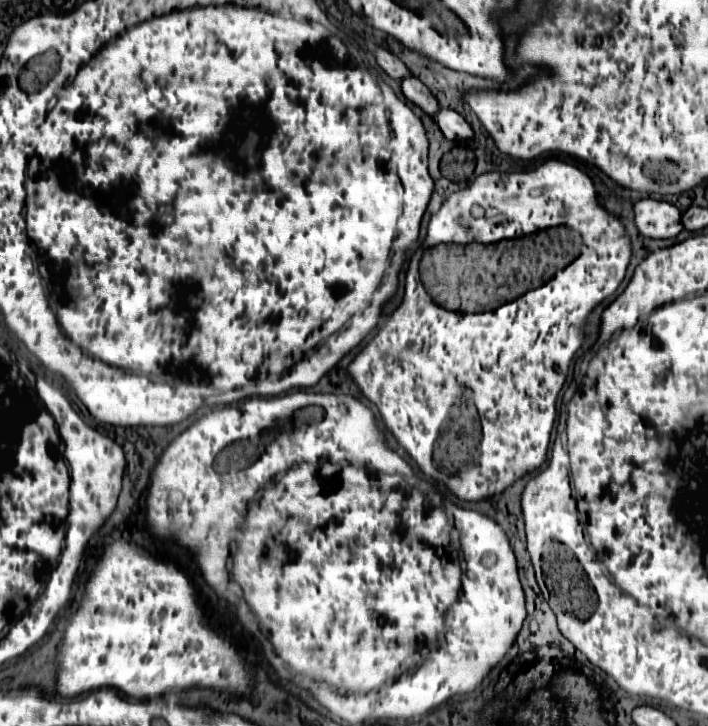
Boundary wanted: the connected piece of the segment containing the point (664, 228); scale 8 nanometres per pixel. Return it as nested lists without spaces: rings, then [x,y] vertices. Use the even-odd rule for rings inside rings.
[[[638,200],[634,204],[634,222],[646,238],[674,238],[682,232],[680,210],[664,200]]]

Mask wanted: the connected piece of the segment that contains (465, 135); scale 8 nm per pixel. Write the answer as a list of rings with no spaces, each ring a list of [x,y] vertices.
[[[442,108],[442,112],[438,112],[438,116],[434,120],[448,140],[470,140],[470,138],[474,138],[472,126],[454,110]]]

